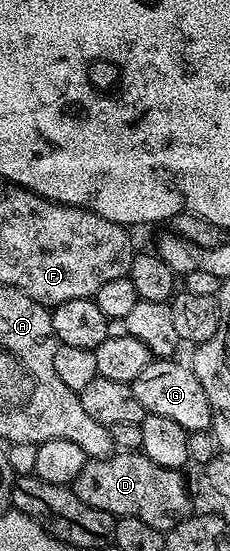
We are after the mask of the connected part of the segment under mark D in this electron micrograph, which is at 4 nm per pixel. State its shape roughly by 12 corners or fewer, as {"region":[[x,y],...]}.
{"region":[[141,451],[87,459],[88,506],[165,534],[192,515],[179,469]]}

